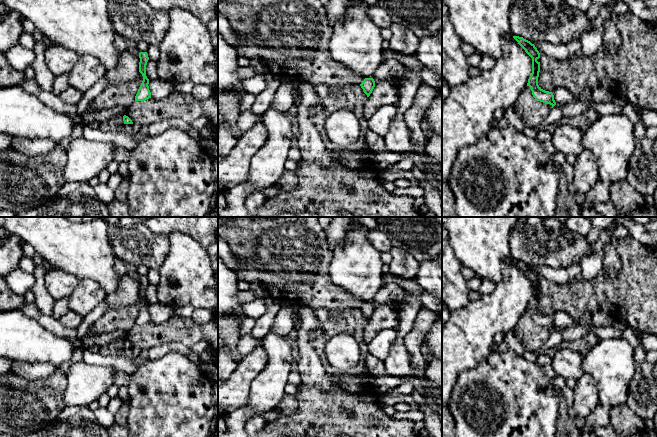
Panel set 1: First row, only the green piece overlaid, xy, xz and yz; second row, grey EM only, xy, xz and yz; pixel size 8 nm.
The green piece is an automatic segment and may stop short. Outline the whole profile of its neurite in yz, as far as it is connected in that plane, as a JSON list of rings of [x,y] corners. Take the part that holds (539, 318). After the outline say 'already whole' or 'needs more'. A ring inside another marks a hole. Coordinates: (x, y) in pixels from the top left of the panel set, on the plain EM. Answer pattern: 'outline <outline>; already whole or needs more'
outline [[[513,260],[518,268],[525,274],[525,276],[532,282],[532,297],[528,303],[527,310],[530,311],[533,321],[540,326],[550,328],[552,332],[556,329],[554,319],[552,316],[541,313],[538,309],[538,301],[540,296],[540,277],[530,265],[523,261]]]; already whole

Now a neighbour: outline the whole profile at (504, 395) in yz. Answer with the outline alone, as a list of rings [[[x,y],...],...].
[[[492,348],[489,354],[474,368],[462,372],[454,385],[448,408],[456,423],[457,437],[557,437],[559,396],[551,388],[552,385],[552,379],[543,373],[541,366],[536,362],[528,361],[523,356],[518,356],[509,351],[500,352]]]

